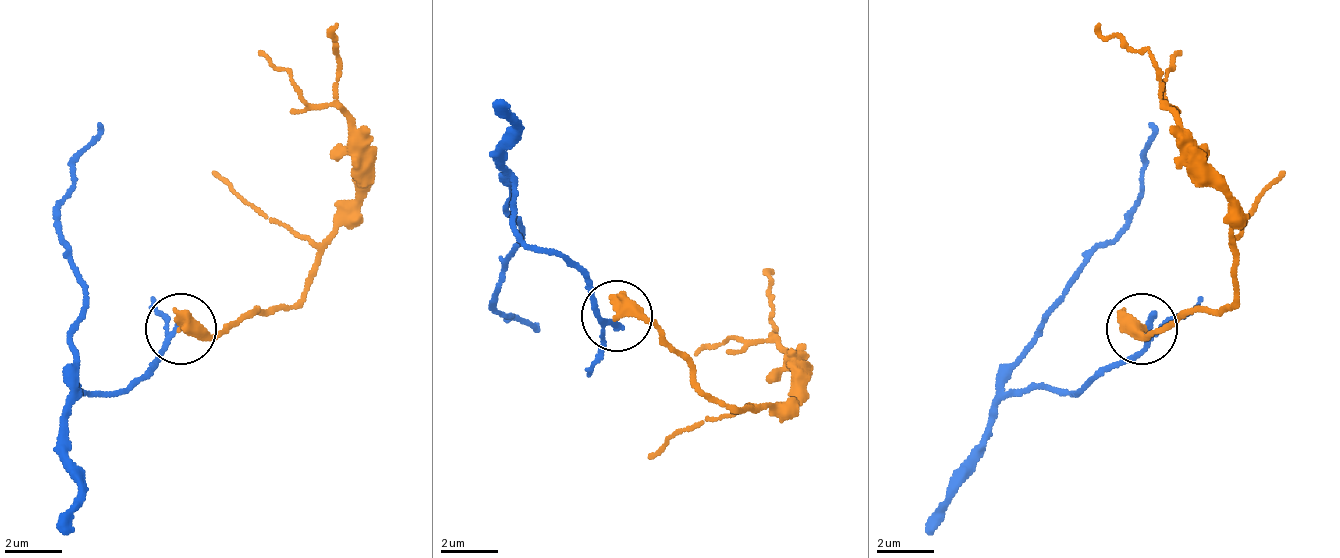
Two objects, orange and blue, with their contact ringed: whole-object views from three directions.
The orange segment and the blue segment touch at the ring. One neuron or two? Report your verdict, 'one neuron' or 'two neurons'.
two neurons

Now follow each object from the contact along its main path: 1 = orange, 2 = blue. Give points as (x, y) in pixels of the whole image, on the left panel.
1: (183, 327), (225, 334), (296, 298), (346, 199), (353, 163), (339, 71), (339, 21)
2: (183, 327), (126, 391), (76, 391), (83, 277), (62, 241), (62, 206), (97, 120)

